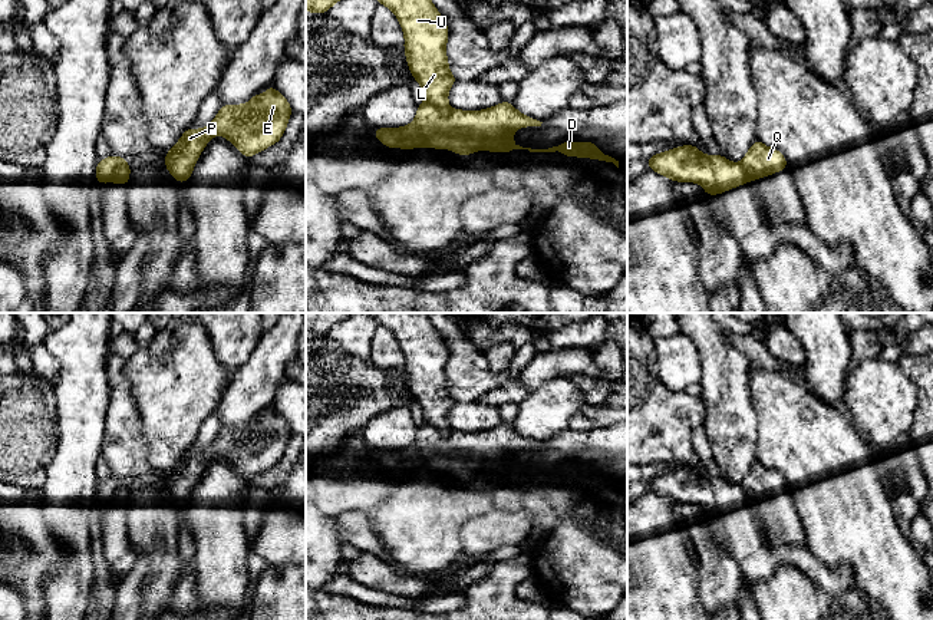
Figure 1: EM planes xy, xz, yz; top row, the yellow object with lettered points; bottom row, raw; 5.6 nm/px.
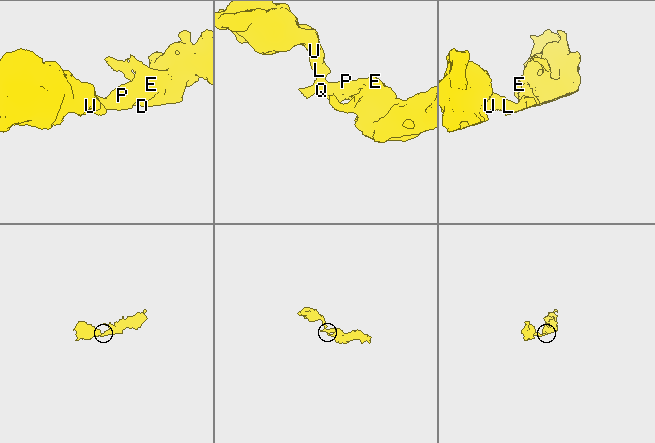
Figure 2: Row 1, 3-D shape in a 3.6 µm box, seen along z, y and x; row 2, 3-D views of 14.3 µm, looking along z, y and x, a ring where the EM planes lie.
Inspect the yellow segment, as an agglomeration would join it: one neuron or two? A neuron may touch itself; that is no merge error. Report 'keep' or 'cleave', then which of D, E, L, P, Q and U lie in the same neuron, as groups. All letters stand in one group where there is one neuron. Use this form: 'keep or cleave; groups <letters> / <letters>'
cleave; groups D E P Q / L U

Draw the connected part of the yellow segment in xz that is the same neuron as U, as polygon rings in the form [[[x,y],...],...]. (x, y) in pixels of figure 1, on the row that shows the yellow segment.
[[[378,0],[398,17],[405,33],[406,62],[422,86],[425,102],[448,108],[448,90],[458,80],[451,72],[445,46],[448,26],[431,0]]]

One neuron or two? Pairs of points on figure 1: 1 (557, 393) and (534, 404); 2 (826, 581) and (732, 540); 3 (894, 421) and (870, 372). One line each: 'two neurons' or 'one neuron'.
1: one neuron
2: one neuron
3: one neuron

